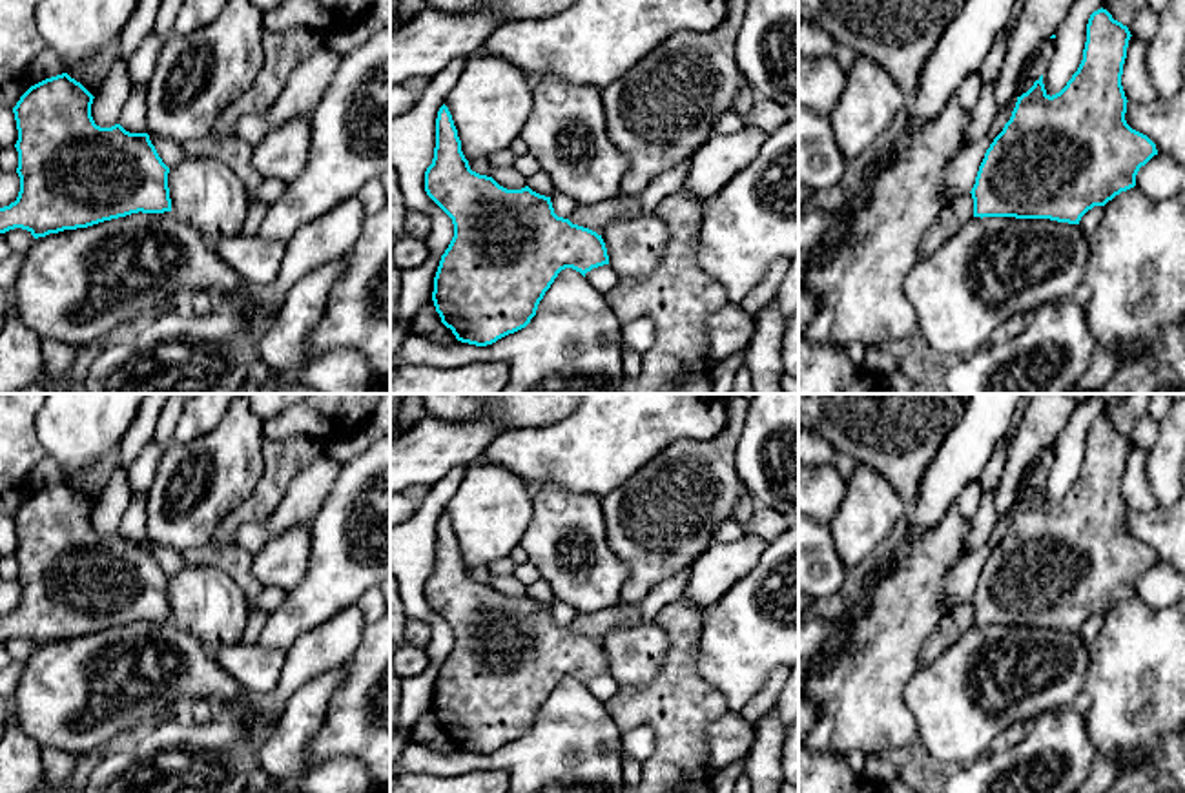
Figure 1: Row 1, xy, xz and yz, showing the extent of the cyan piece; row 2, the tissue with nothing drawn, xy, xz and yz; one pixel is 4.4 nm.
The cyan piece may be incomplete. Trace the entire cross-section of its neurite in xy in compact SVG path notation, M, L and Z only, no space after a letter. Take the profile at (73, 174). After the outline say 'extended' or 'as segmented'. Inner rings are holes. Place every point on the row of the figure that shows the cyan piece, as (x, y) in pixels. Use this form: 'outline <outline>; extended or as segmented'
outline M67 73L31 86L13 108L18 140L20 191L15 202L0 208L0 233L27 230L35 239L64 230L88 228L131 213L171 211L170 168L159 157L148 133L129 133L120 124L100 128L91 117L93 95Z; as segmented

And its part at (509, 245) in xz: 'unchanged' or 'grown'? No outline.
unchanged

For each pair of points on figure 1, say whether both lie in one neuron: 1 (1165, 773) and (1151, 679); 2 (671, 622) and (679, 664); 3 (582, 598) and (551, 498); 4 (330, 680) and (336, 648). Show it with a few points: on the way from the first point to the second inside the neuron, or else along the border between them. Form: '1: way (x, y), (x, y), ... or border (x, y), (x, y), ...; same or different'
1: way (1158, 750), (1151, 733), (1151, 702); same
2: way (679, 633), (679, 653); same
3: way (558, 573), (551, 555), (551, 524); same
4: border (347, 662), (312, 677), (294, 691); different

